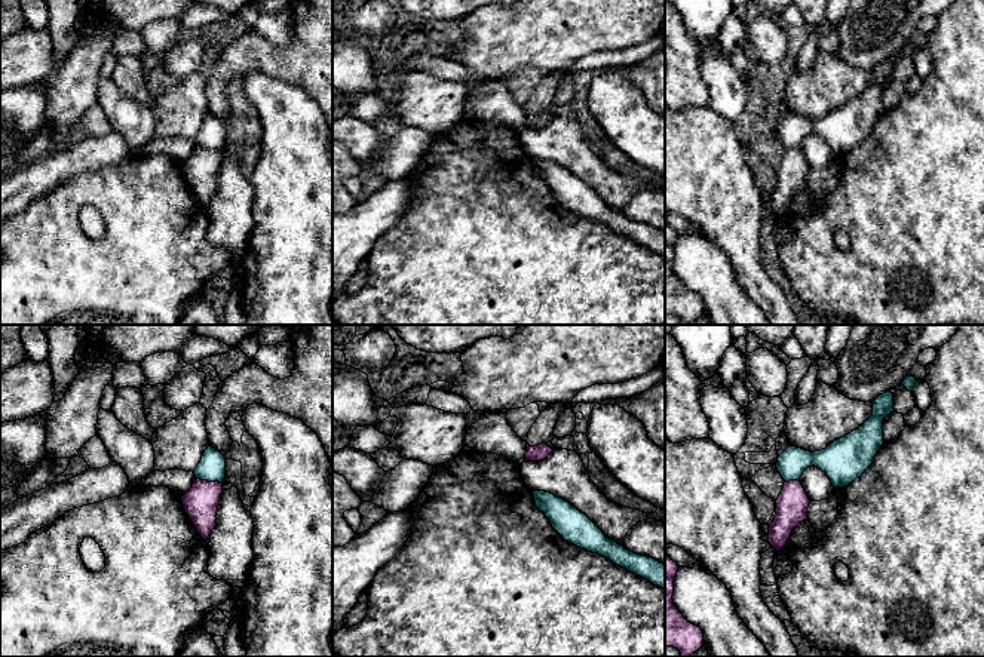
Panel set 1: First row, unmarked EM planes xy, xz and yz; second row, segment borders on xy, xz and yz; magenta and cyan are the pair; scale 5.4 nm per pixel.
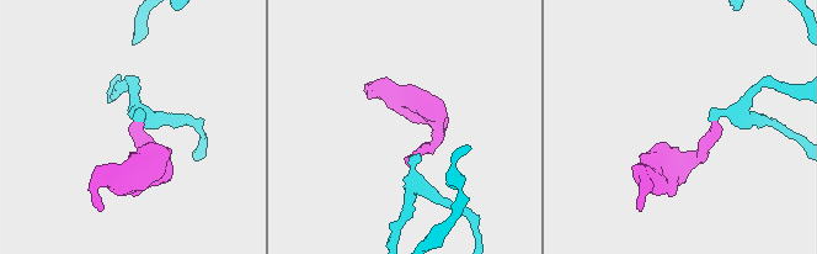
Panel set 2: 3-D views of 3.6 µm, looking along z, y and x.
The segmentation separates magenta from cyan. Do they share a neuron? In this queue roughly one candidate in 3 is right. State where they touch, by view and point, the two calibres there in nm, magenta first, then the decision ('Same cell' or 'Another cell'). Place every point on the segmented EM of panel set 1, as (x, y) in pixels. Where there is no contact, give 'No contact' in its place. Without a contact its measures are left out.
Touches magenta at xy (210, 482). Thickness 190 nm (magenta) against 140 nm. Another cell

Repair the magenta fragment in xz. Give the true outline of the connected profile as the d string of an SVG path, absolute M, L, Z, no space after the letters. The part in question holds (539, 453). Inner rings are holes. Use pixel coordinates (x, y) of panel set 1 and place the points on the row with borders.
M540 443L537 446L527 445L525 461L542 461L548 455L551 455L552 451L554 449L548 446L546 443Z

